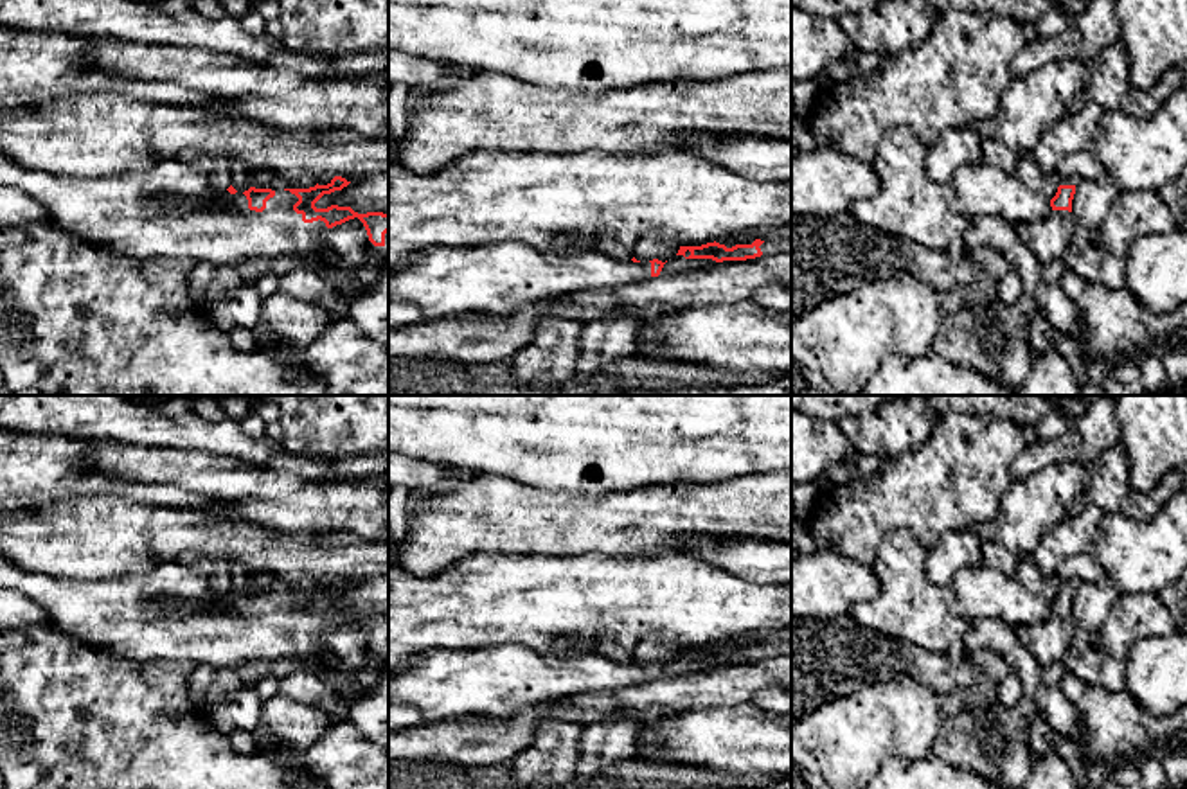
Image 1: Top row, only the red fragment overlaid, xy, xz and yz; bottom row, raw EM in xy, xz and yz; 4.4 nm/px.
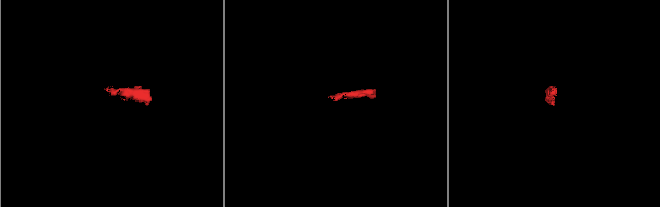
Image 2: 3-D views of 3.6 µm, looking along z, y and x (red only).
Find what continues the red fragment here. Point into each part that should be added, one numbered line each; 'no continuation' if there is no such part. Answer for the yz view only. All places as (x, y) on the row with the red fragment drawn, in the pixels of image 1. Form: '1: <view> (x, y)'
1: yz (1047, 239)

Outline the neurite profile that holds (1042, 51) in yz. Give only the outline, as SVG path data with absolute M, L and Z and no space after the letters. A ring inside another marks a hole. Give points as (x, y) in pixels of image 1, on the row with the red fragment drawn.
M1067 27L1061 34L1036 38L1029 41L1011 61L1013 77L1023 77L1049 63L1079 58L1083 36L1075 27Z

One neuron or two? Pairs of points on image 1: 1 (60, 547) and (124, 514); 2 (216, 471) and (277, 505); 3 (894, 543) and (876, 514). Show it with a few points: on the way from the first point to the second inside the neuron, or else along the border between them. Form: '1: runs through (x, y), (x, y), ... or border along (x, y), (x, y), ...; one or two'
1: runs through (76, 538), (96, 538), (108, 531); one
2: runs through (231, 480), (252, 495), (263, 496); one
3: border along (927, 549), (909, 531), (891, 529), (871, 565); two

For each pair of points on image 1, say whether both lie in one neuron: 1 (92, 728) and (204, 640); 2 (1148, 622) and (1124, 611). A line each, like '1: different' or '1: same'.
1: different
2: same

